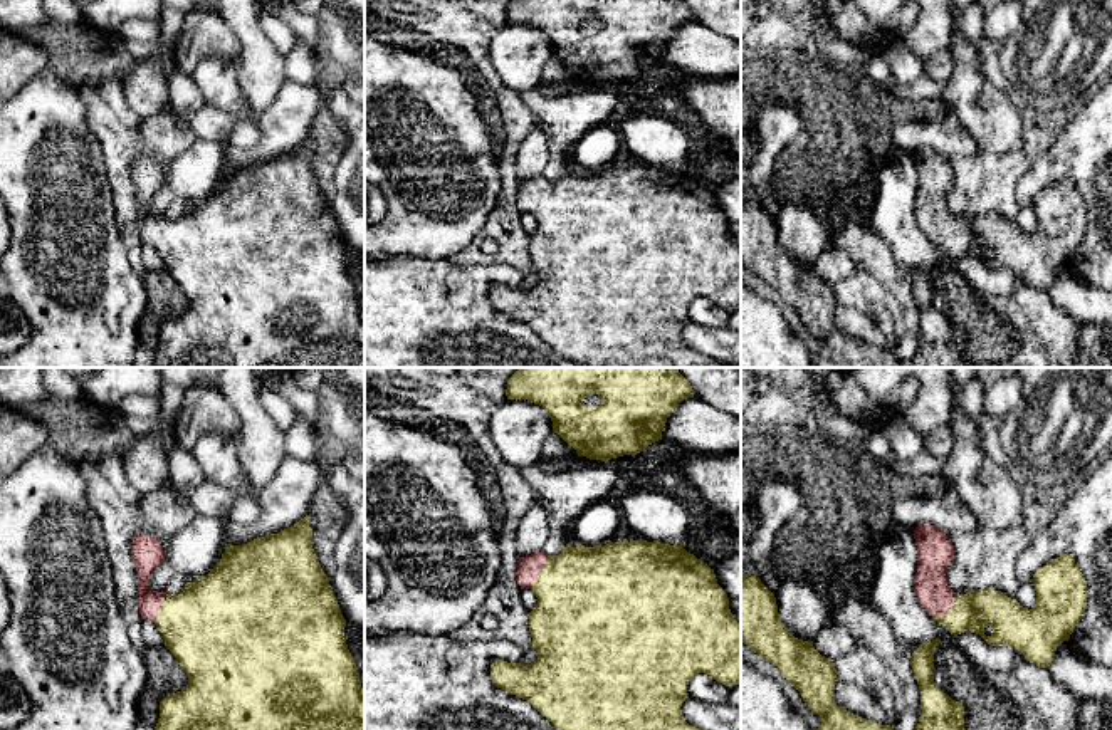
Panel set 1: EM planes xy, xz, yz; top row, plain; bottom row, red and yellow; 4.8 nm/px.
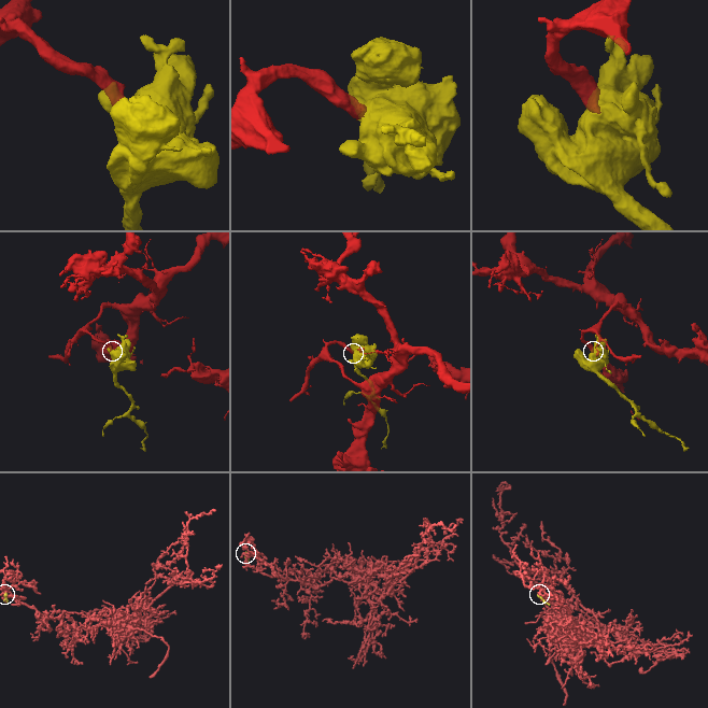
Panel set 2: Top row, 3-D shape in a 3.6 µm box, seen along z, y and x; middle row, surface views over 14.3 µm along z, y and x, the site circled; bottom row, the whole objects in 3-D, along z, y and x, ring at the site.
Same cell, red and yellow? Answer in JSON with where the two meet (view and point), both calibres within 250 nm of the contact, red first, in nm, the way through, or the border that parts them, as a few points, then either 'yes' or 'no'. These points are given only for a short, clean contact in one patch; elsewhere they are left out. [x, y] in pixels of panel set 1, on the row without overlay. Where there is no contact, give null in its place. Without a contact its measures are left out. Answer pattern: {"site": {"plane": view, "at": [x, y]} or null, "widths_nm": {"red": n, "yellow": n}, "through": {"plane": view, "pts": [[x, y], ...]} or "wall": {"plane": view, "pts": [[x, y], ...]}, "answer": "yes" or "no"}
{"site": {"plane": "yz", "at": [948, 234]}, "widths_nm": {"red": 170, "yellow": 190}, "through": {"plane": "yz", "pts": [[936, 220], [948, 234], [973, 235]]}, "answer": "yes"}

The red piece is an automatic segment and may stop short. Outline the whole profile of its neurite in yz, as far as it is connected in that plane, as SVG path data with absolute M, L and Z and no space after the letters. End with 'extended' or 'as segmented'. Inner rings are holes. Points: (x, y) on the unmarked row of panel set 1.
M917 149L912 156L921 230L951 258L976 257L989 270L1015 272L1048 294L1057 270L1070 263L1087 232L1088 211L1075 183L1065 178L1035 196L1036 228L1028 235L994 213L956 218L946 200L957 183L949 158L936 149Z | extended

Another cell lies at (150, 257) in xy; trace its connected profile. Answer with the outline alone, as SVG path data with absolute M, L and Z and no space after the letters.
M143 243L141 263L146 270L165 270L160 252L149 243Z

